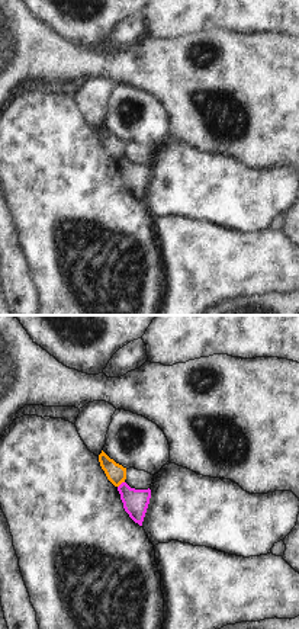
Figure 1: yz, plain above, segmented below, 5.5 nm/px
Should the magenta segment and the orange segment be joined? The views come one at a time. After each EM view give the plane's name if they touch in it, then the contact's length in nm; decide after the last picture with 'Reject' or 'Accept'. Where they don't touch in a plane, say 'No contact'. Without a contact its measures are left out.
Touches magenta in yz. Shared border 50 nm

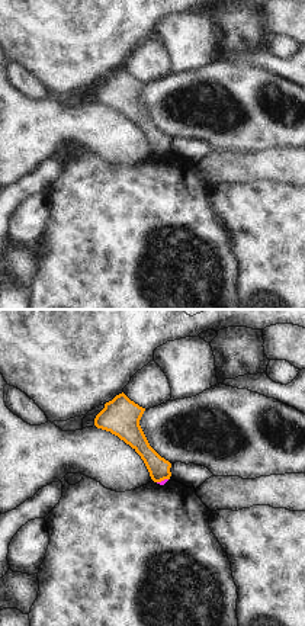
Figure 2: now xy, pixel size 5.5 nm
Touches magenta in xy. Shared border 70 nm

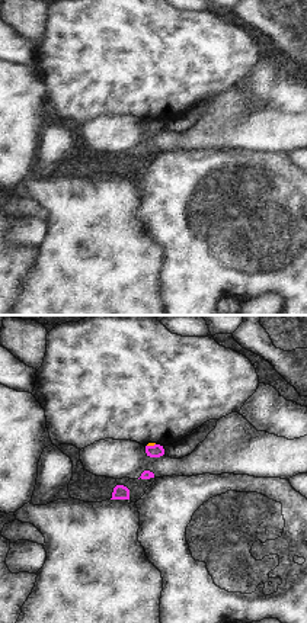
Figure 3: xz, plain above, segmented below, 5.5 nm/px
Touches magenta in xz. Shared border 50 nm

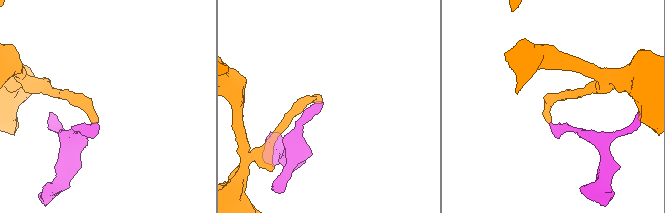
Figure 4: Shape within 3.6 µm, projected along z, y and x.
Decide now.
Reject

